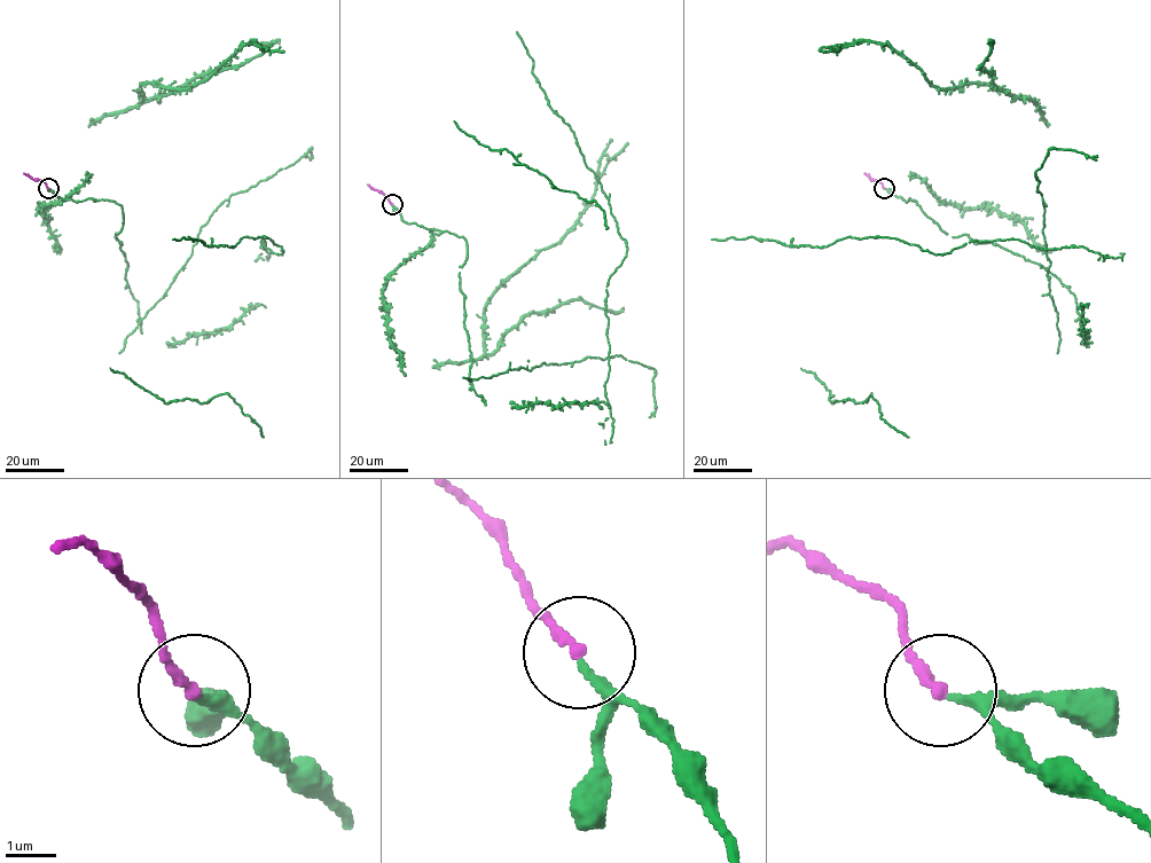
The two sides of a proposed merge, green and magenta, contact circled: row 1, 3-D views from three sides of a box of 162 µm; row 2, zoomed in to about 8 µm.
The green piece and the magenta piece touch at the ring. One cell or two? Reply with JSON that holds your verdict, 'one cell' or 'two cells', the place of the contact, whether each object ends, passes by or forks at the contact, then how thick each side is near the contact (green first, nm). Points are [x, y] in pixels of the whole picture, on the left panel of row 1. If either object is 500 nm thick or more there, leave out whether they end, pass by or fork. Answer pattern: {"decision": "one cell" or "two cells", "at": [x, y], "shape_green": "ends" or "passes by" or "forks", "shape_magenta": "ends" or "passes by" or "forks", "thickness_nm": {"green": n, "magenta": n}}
{"decision": "one cell", "at": [48, 188], "shape_green": "passes by", "shape_magenta": "ends", "thickness_nm": {"green": 140, "magenta": 240}}

